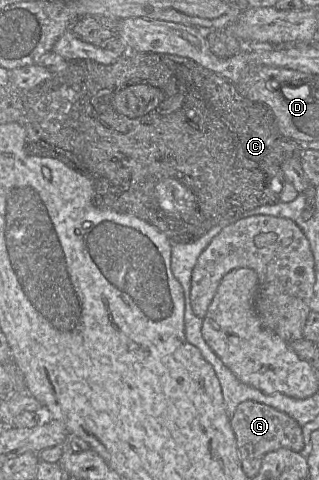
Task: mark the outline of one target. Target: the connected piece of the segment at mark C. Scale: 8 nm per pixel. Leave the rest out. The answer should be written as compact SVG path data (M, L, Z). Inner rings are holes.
M127 52L125 55L120 57L116 62L108 65L100 64L91 60L84 59L75 59L68 60L66 67L59 71L58 73L54 73L50 79L43 82L39 86L29 89L25 91L24 95L24 116L21 116L18 122L24 126L26 129L26 152L32 155L43 156L43 157L51 157L58 159L68 165L71 169L76 171L77 173L87 177L93 183L94 191L93 191L93 205L101 210L110 210L120 214L127 214L134 216L138 219L141 219L150 225L154 226L160 232L164 233L169 240L171 241L171 246L173 244L188 244L196 242L198 239L207 234L213 227L220 224L221 222L230 219L238 214L241 214L246 211L253 210L255 208L265 206L265 205L273 205L280 202L280 192L281 192L281 183L285 181L284 174L282 170L283 162L292 156L298 156L301 150L300 144L284 135L282 135L279 131L276 119L269 108L261 103L252 102L243 96L241 96L237 89L235 83L221 77L220 75L200 66L196 62L179 57L171 54L155 54L155 53L138 53L138 52Z

